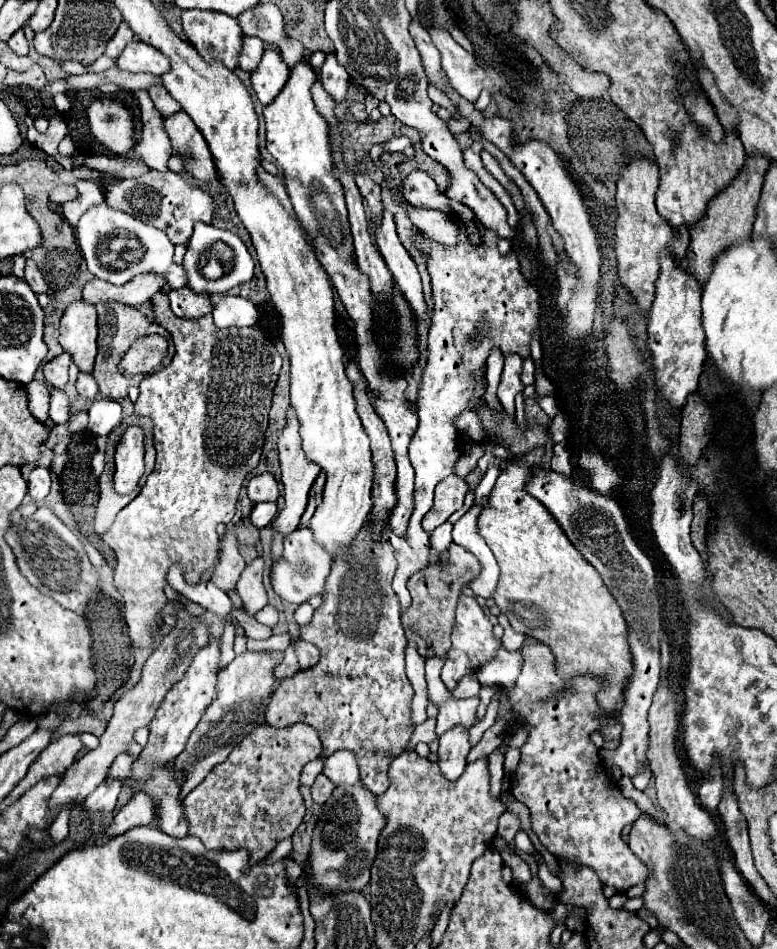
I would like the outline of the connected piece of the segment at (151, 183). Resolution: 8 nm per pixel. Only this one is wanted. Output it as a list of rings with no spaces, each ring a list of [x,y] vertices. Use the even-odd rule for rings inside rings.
[[[150,170],[148,174],[136,180],[116,180],[106,190],[106,202],[116,210],[132,214],[138,220],[164,230],[172,244],[186,244],[192,236],[192,226],[196,222],[212,224],[212,220],[218,214],[218,204],[210,190],[194,186],[192,182],[184,180],[180,174],[174,174],[170,170],[168,172]]]

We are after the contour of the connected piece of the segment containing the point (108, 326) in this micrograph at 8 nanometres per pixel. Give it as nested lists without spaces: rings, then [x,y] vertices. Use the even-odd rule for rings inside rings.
[[[100,302],[100,304],[96,304],[96,312],[98,312],[98,330],[100,332],[98,332],[98,354],[96,354],[96,364],[94,364],[92,376],[98,380],[100,394],[104,398],[122,400],[128,394],[128,386],[138,386],[145,377],[145,375],[124,376],[124,374],[120,374],[120,360],[128,352],[130,344],[140,336],[150,336],[150,334],[164,336],[168,341],[168,350],[170,350],[164,358],[164,364],[168,364],[174,356],[174,343],[170,340],[170,334],[162,326],[144,318],[136,308],[128,308],[120,302]]]

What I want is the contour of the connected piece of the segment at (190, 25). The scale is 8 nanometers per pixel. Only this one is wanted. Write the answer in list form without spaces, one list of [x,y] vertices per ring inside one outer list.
[[[182,10],[184,34],[206,60],[220,60],[226,68],[238,68],[244,32],[236,18],[208,10]]]

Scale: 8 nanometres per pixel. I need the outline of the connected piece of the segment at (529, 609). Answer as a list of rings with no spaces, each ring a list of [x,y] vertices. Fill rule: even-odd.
[[[544,448],[532,450],[522,460],[512,460],[506,464],[502,474],[496,480],[494,490],[488,496],[488,504],[482,508],[478,516],[478,532],[484,536],[486,544],[492,548],[498,566],[500,566],[500,582],[494,594],[494,602],[502,614],[508,616],[512,628],[516,632],[524,632],[542,644],[546,644],[556,656],[556,672],[564,680],[572,680],[576,676],[596,676],[604,682],[604,686],[596,692],[598,706],[612,716],[624,704],[624,688],[632,676],[632,654],[628,644],[628,626],[612,592],[602,582],[600,574],[576,552],[574,544],[566,538],[564,530],[550,516],[550,512],[528,492],[524,492],[524,484],[530,478],[532,466],[536,466],[544,456]]]

